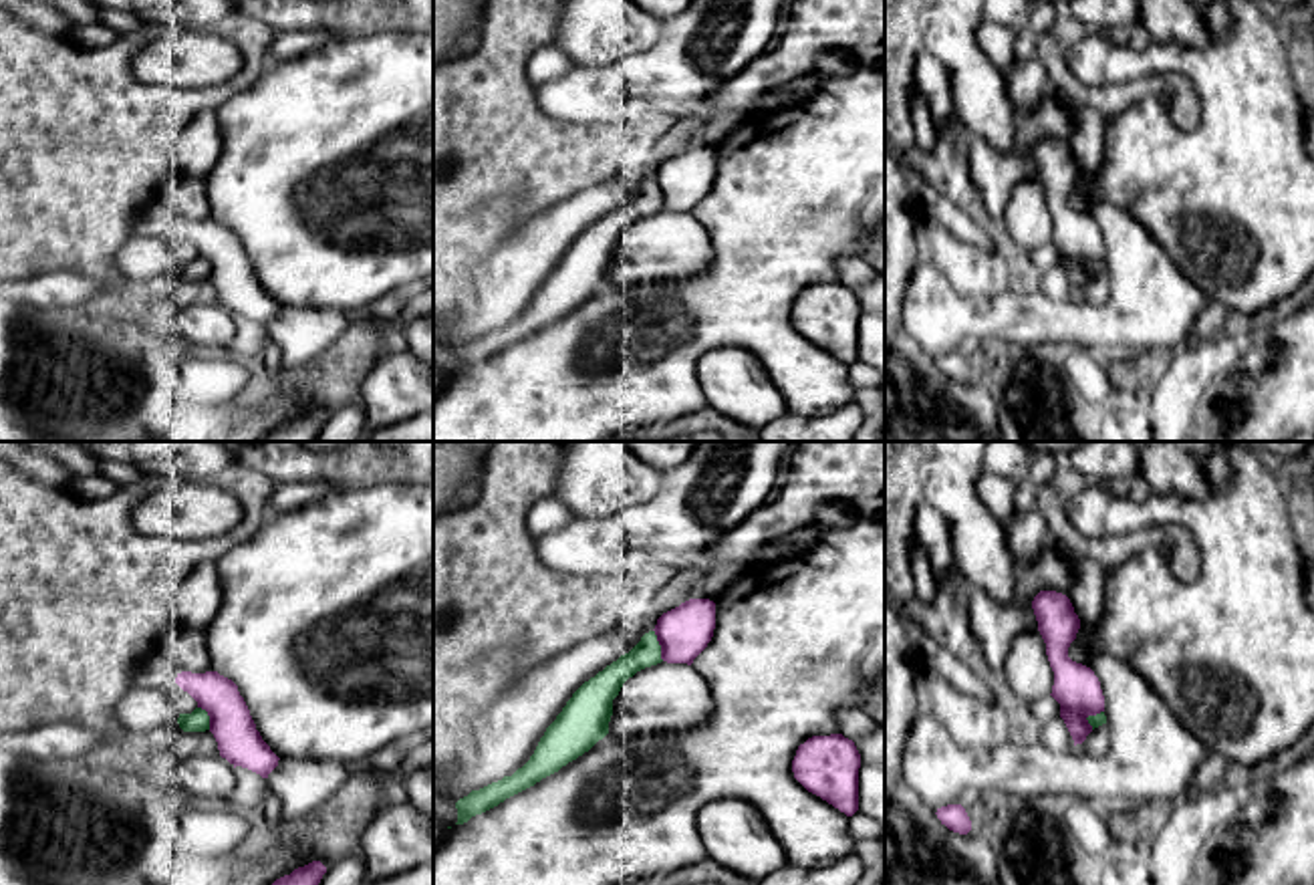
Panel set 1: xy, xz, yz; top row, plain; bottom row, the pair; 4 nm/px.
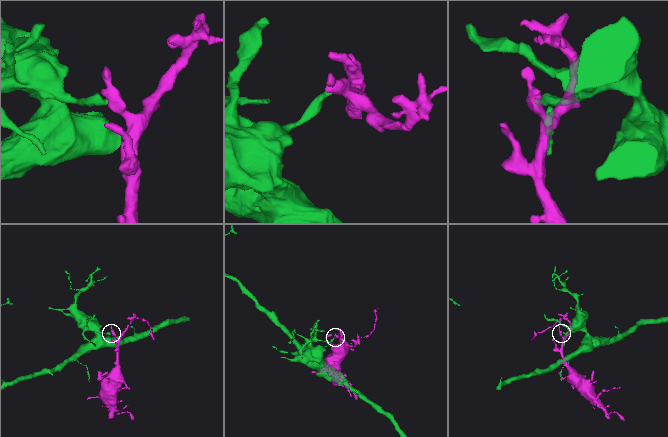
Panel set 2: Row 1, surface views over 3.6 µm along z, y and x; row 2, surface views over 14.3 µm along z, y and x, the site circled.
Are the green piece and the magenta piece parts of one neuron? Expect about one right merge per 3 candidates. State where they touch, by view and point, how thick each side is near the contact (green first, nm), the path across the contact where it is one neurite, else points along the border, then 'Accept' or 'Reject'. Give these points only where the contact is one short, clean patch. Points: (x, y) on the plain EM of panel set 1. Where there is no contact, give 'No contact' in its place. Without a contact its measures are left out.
Touches green at xz (660, 194). Thickness 110 nm (green) against 200 nm. Boundary: xz (653, 178), (664, 208). Reject

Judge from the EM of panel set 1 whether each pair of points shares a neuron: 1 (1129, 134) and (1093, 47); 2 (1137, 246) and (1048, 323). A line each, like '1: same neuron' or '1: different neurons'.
1: same neuron
2: same neuron

